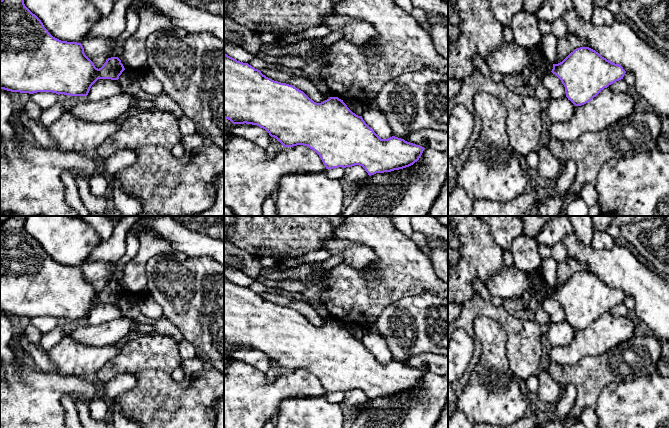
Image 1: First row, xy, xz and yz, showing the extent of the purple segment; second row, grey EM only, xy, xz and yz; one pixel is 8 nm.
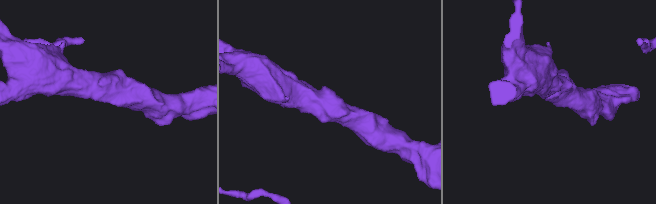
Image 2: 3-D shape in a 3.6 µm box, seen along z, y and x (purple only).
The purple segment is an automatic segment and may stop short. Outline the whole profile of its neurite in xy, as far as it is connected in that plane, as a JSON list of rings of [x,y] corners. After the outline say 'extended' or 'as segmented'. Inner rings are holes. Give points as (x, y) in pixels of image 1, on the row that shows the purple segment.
[[[0,0],[0,89],[29,94],[52,92],[58,95],[87,96],[98,79],[118,80],[124,70],[118,57],[108,58],[101,68],[96,68],[85,55],[81,43],[53,37],[41,20],[25,6],[24,0]]]; as segmented

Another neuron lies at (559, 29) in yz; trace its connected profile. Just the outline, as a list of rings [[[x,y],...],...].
[[[562,17],[557,18],[551,23],[551,33],[557,38],[561,38],[568,33],[567,25]]]

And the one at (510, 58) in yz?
[[[504,42],[500,48],[490,52],[486,59],[487,65],[492,72],[509,75],[521,72],[523,68],[532,63],[535,68],[542,70],[543,75],[550,73],[553,69],[544,56],[531,58],[526,49],[512,42]]]

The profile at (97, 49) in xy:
[[[93,37],[81,42],[85,55],[94,63],[96,68],[101,68],[111,54],[113,42],[111,39]]]

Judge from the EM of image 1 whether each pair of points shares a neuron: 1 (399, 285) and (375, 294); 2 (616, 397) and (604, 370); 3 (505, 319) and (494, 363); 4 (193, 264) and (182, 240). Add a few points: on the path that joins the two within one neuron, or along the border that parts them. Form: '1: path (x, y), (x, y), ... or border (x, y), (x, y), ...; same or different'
1: path (393, 285), (384, 285), (381, 288); same
2: border (633, 378), (610, 382), (601, 391), (596, 402); different
3: border (483, 316), (494, 319), (504, 330), (507, 352); different
4: border (174, 248), (191, 256), (212, 258); different

